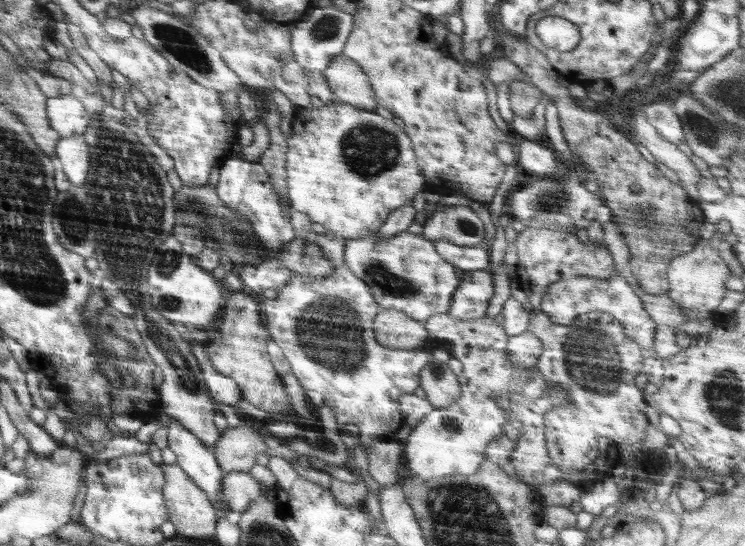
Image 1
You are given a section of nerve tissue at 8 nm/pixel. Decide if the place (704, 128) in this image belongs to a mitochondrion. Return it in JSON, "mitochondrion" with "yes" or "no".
{"mitochondrion":"yes"}

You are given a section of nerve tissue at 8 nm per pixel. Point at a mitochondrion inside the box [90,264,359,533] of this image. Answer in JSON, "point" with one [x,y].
{"point":[187,379]}

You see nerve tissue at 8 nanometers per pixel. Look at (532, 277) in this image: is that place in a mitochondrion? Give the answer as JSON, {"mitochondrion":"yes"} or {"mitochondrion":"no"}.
{"mitochondrion":"no"}

